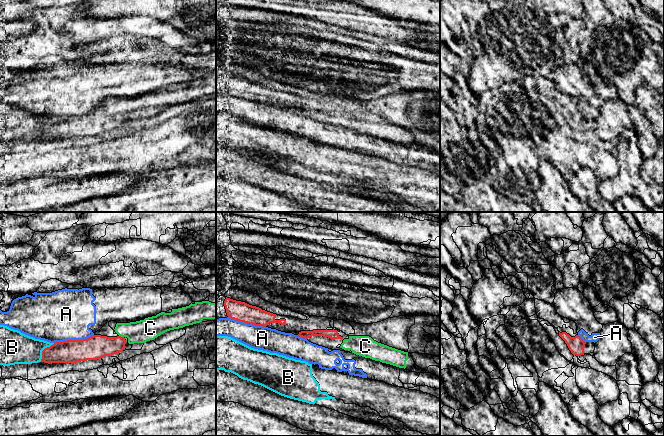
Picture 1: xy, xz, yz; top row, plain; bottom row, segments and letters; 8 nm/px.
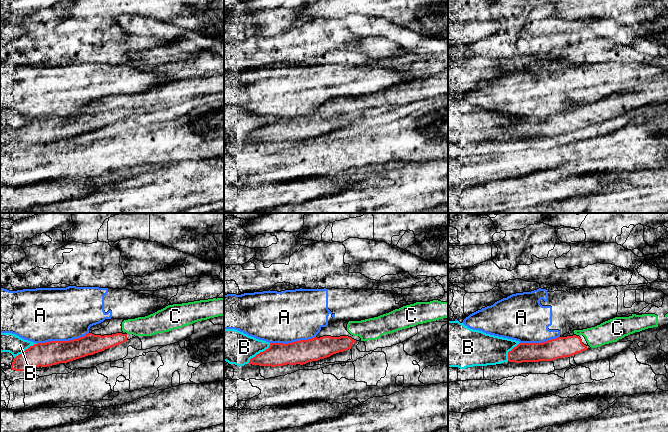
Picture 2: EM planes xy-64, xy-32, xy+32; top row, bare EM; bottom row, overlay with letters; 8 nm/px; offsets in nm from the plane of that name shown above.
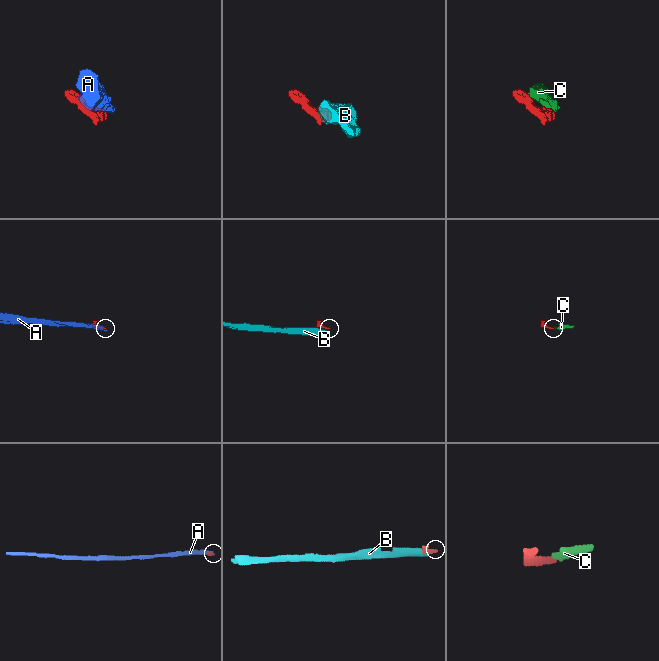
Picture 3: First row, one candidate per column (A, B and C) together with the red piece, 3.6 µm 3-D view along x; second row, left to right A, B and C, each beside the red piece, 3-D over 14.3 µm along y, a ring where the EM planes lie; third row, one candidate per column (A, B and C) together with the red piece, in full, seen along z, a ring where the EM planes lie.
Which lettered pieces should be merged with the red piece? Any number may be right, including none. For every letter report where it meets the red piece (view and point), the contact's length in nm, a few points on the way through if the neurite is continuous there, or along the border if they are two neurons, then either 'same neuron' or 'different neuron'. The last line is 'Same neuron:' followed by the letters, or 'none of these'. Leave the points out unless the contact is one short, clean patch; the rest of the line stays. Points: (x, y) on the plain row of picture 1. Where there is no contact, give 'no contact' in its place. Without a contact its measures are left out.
A: xy (73, 116) | 320 nm | different neuron
B: xy (43, 126) | 190 nm | different neuron
C: xy (120, 112) | 40 nm | across xy (95, 123), (109, 122), (120, 112), (125, 107), (150, 104) | same neuron
Same neuron: C

